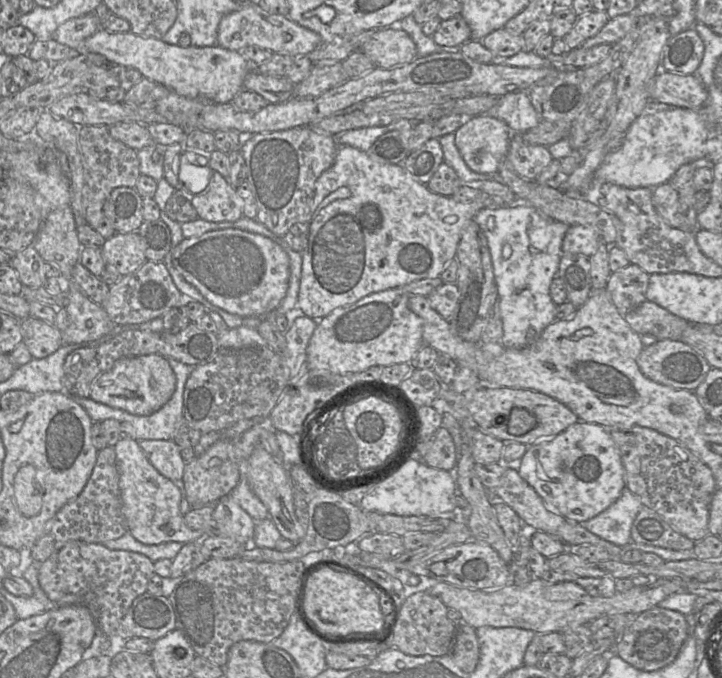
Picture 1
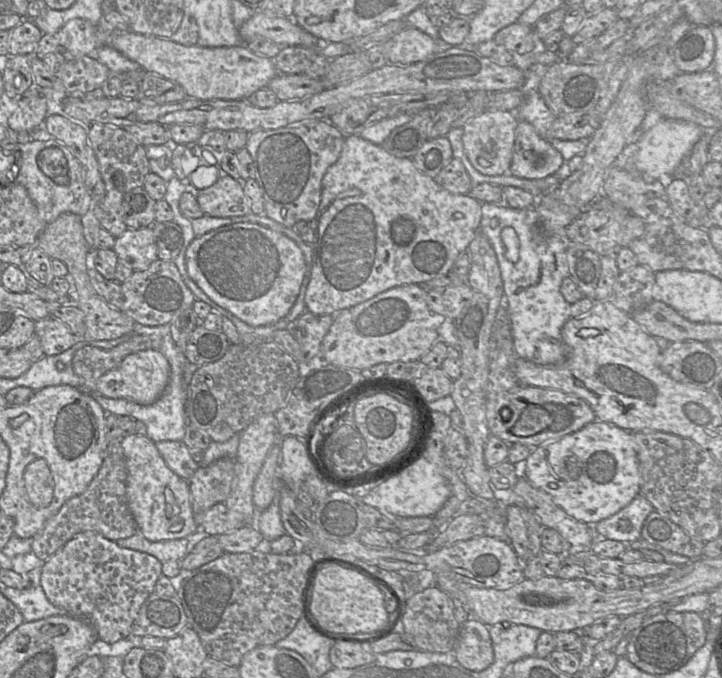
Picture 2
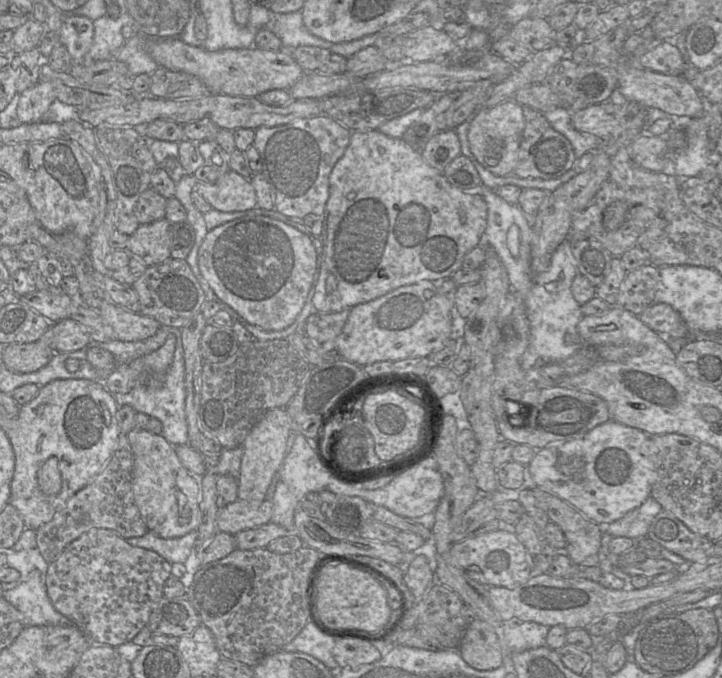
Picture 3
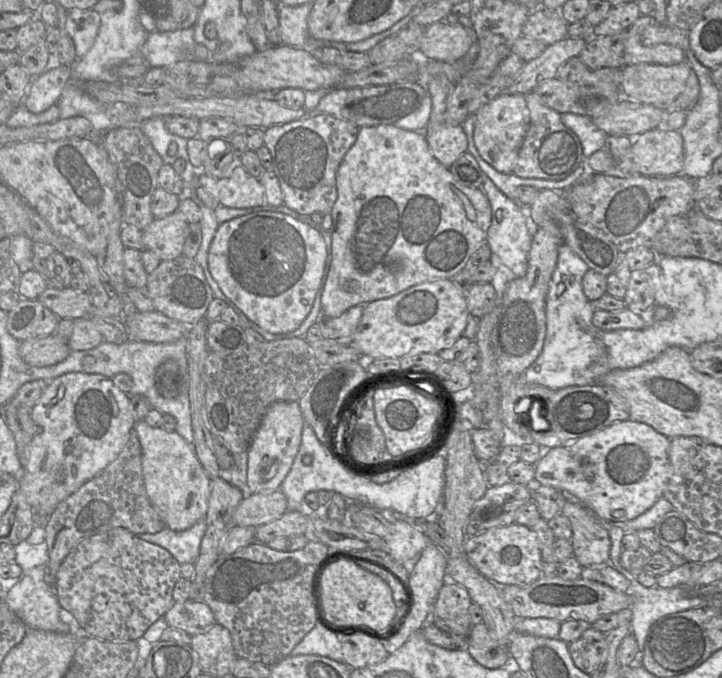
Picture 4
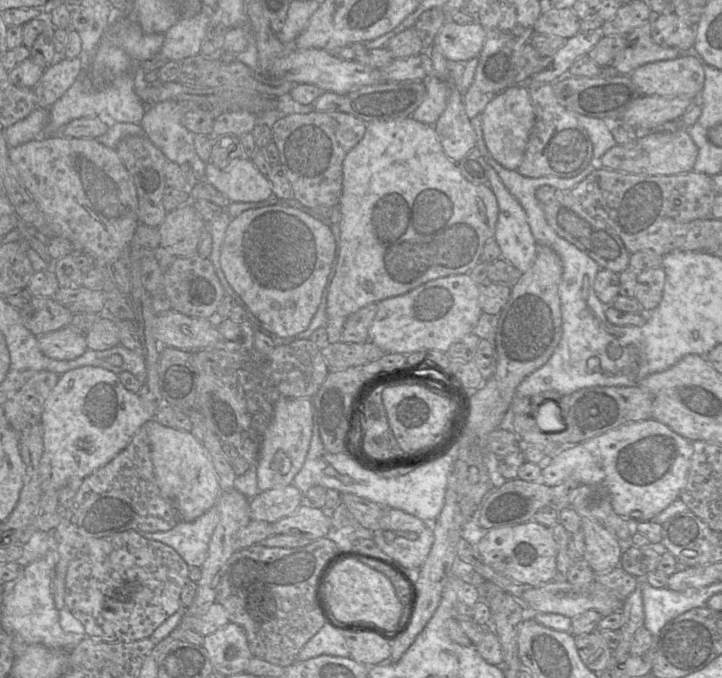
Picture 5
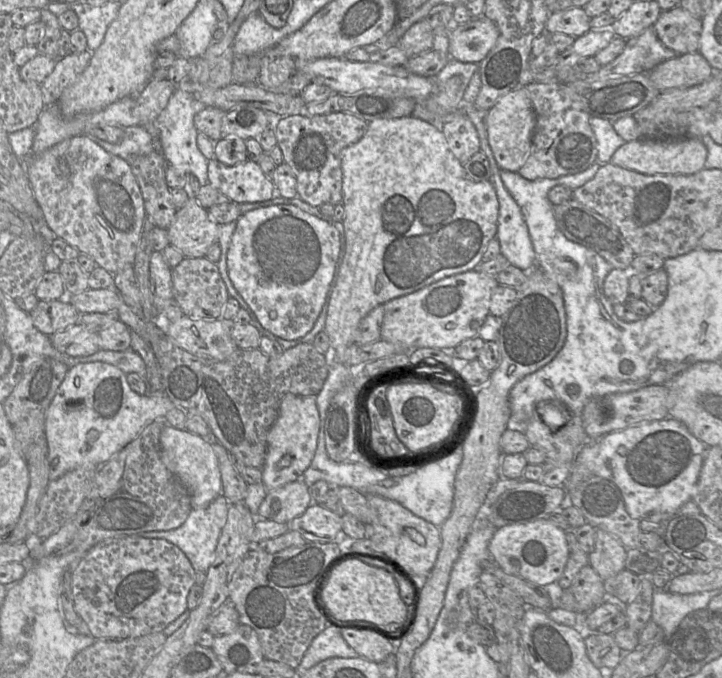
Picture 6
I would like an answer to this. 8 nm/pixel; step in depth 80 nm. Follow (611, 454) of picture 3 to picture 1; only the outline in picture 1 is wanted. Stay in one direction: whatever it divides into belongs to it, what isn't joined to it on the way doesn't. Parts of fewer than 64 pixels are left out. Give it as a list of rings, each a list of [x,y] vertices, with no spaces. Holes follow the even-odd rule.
[[[578,421],[563,432],[539,440],[527,446],[524,456],[518,461],[518,474],[542,498],[549,510],[560,514],[569,522],[583,523],[612,505],[625,488],[625,473],[619,449],[606,428]]]

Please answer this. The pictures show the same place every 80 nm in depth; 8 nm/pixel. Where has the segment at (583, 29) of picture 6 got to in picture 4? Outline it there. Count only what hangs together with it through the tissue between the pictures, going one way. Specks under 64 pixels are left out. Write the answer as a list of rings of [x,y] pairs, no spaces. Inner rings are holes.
[[[544,8],[533,10],[522,28],[522,36],[533,38],[547,46],[567,37],[568,25],[559,11]]]

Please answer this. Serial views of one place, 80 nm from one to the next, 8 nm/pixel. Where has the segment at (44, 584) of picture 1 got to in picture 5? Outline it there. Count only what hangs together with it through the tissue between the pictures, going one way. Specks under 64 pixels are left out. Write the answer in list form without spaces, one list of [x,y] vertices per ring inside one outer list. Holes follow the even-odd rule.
[[[128,530],[87,542],[68,565],[65,579],[66,608],[83,624],[88,637],[106,642],[149,638],[170,616],[181,610],[181,592],[190,581],[189,565],[170,546]]]

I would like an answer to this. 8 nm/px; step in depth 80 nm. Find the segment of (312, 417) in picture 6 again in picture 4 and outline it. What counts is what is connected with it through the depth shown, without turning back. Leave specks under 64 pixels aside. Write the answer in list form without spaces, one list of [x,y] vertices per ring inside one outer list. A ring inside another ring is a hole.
[[[276,401],[266,410],[247,451],[247,484],[251,494],[280,488],[301,445],[305,421],[298,401]]]

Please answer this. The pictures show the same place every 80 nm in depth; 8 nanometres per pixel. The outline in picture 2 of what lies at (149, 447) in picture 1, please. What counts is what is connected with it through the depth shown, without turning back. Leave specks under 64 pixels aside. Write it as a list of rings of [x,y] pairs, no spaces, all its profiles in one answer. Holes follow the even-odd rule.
[[[159,441],[156,447],[166,465],[179,477],[188,481],[200,467],[182,441]]]

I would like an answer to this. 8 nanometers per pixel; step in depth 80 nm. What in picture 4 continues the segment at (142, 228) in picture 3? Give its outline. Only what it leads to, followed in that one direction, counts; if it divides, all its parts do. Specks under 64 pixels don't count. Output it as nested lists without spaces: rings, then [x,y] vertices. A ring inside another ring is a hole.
[[[178,210],[161,219],[154,219],[143,230],[145,250],[154,252],[161,261],[180,257],[188,224]]]

